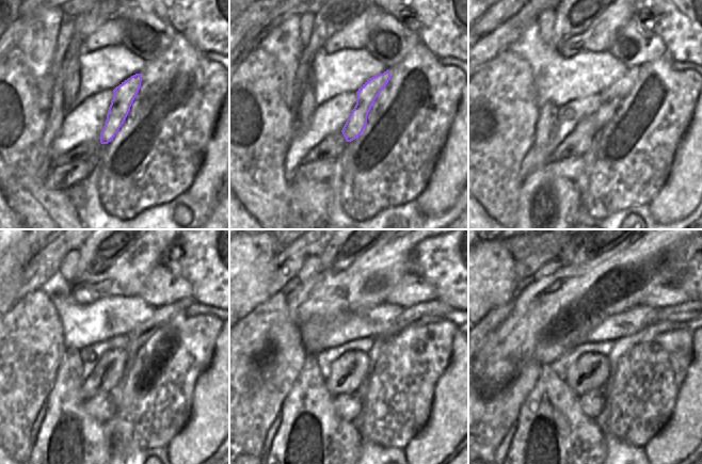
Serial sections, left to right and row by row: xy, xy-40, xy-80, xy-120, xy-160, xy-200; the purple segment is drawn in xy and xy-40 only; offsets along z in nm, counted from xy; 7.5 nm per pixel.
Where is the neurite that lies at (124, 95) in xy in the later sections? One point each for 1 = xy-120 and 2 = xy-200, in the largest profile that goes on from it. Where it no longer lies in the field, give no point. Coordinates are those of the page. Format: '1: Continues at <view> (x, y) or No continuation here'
1: Continues at xy-120 (138, 337)
2: Continues at xy-200 (675, 314)

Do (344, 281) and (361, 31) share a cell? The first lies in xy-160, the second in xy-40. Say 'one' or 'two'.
one

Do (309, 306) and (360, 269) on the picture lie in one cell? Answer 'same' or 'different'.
same

